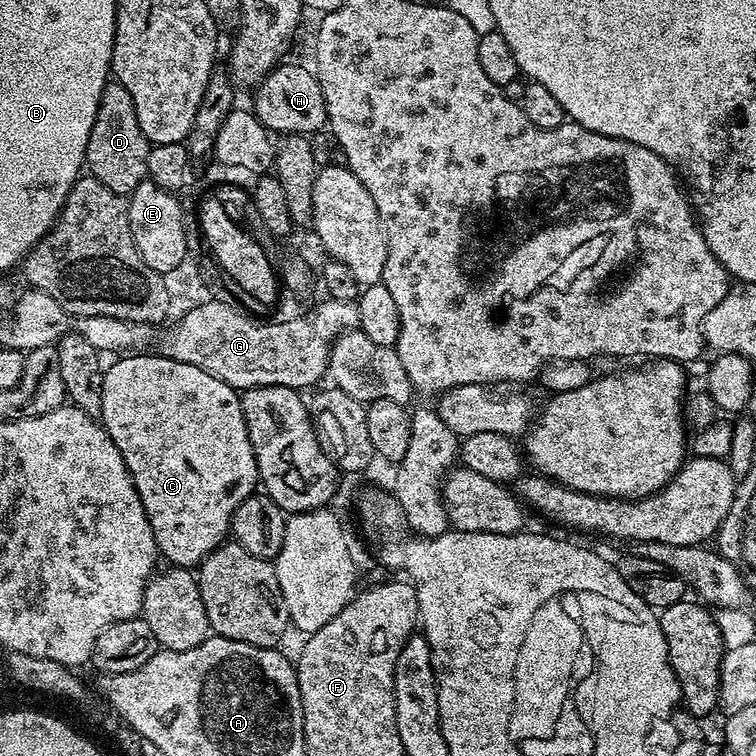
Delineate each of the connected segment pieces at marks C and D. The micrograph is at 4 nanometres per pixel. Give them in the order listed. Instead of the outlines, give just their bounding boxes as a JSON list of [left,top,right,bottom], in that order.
[[99,354,260,570],[84,82,149,197]]

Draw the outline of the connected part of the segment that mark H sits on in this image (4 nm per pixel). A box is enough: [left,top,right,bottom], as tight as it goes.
[254,63,327,134]

